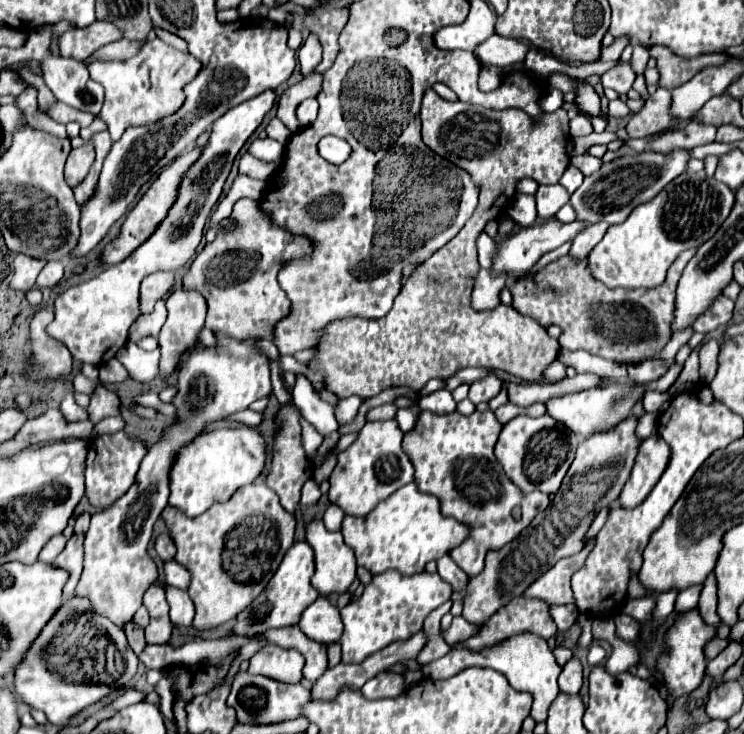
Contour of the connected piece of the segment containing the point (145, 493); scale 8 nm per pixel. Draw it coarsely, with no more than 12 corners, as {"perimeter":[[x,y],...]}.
{"perimeter":[[256,338],[180,360],[174,424],[94,514],[76,596],[118,626],[158,578],[146,554],[178,450],[272,392]]}

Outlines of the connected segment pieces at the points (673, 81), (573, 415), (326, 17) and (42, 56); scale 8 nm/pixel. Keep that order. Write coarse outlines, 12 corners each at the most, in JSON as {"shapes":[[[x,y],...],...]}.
{"shapes":[[[652,46],[660,70],[658,86],[676,88],[704,66],[720,66],[725,53],[692,60],[676,58],[664,46]],[[676,362],[652,384],[580,390],[546,402],[546,414],[590,436],[624,420],[646,388],[666,392]],[[348,6],[312,10],[306,26],[322,44],[324,74],[336,60],[338,36],[348,22]],[[52,26],[36,30],[36,62],[56,100],[98,114],[102,86],[80,60],[52,54]]]}

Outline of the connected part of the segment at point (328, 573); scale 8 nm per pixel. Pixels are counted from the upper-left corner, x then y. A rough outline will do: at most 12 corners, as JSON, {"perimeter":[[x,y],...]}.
{"perimeter":[[306,524],[322,596],[346,592],[356,562],[342,534]]}

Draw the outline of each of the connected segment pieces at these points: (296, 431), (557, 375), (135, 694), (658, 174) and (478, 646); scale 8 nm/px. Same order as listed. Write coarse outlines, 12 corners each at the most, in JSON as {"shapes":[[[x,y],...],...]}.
{"shapes":[[[282,408],[266,478],[280,504],[294,512],[312,478],[302,448],[300,412]],[[556,360],[546,372],[546,382],[566,378],[566,364]],[[130,688],[122,692],[110,708],[124,708],[128,704],[140,702],[142,692]],[[690,150],[620,156],[570,196],[580,222],[620,224],[680,176]],[[514,598],[462,642],[484,650],[524,632],[556,634],[548,604]]]}

